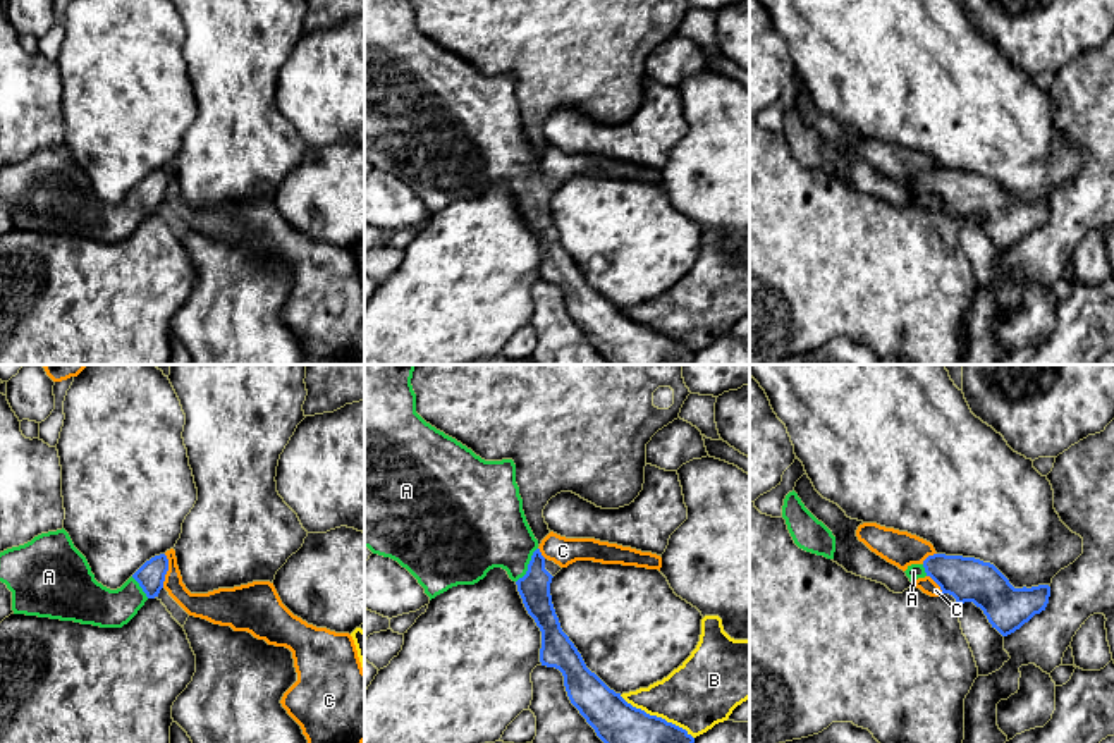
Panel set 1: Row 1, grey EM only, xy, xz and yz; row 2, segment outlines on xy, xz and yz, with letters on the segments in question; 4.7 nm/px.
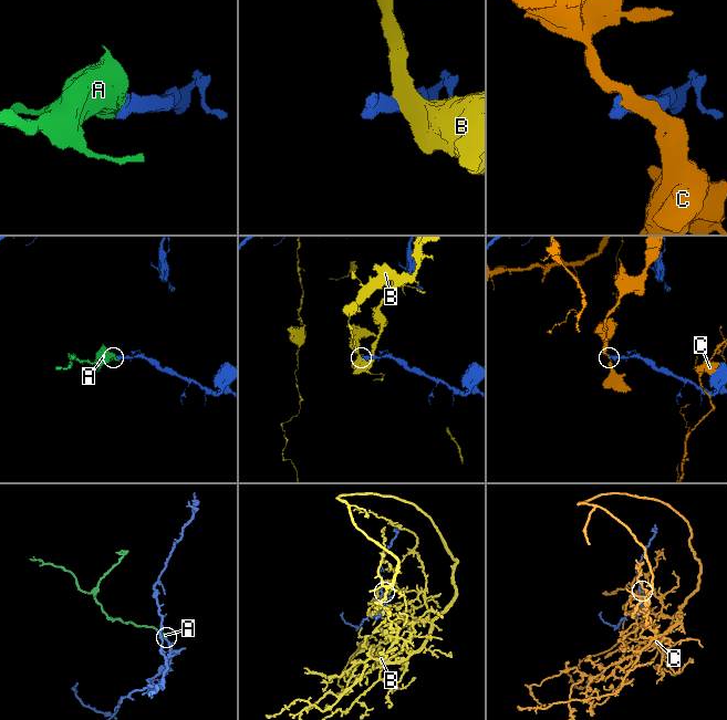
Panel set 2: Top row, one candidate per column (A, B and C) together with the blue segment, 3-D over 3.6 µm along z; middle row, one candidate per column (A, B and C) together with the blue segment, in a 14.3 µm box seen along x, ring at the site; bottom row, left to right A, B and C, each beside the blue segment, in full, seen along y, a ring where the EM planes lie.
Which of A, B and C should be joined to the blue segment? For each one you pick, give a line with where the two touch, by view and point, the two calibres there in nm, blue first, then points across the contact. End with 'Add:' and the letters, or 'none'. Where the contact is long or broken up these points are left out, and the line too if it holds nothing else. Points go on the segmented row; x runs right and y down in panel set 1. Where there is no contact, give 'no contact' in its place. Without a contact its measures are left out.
A: meets blue in xz at (528, 564); 150 nm thick on the blue side, 360 nm on the other
Add: A

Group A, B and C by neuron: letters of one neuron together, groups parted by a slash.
A / B / C

